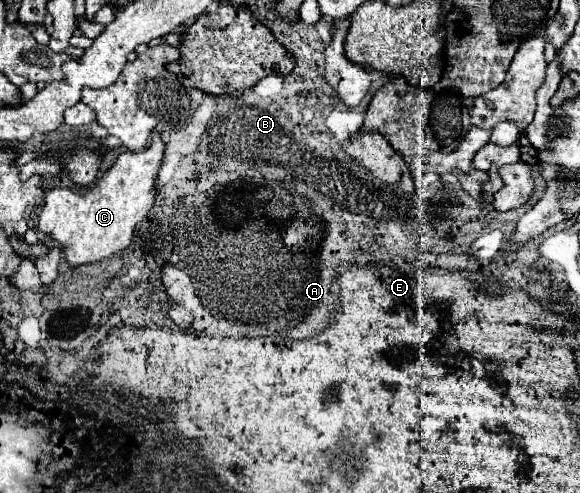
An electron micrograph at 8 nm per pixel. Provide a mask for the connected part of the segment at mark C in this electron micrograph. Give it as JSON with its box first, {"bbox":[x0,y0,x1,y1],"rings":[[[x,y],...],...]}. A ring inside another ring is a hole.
{"bbox":[38,134,164,264],"rings":[[[154,134],[152,144],[140,154],[120,154],[116,164],[88,190],[54,188],[46,194],[38,230],[56,240],[68,264],[92,264],[120,254],[132,240],[136,224],[150,212],[156,200],[154,180],[160,170],[164,142]],[[56,202],[56,208],[52,206]]]}

